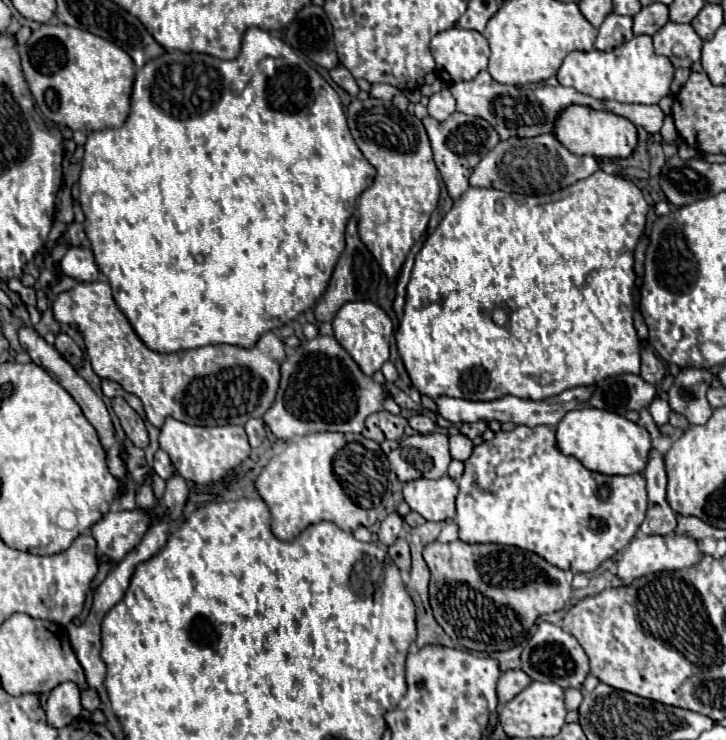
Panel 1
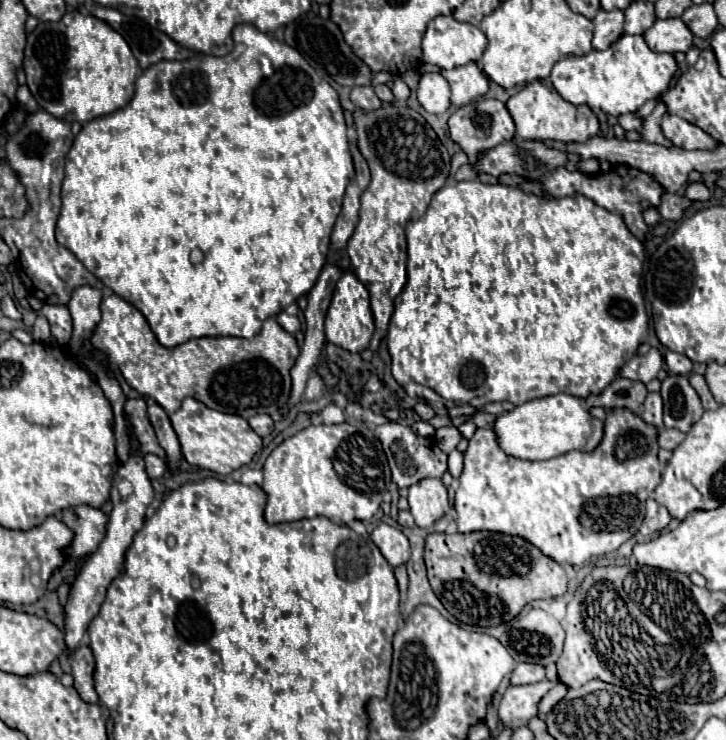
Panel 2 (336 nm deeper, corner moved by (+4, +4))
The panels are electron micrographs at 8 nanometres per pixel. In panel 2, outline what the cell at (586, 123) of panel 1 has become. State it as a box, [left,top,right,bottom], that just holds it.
[505,79,599,143]

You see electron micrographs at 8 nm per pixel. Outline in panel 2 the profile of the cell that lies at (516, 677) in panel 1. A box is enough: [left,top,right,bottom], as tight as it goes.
[511,663,545,685]

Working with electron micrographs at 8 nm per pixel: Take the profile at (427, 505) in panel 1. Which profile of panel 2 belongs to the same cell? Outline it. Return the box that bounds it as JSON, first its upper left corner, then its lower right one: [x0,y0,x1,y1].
[409,479,449,527]

